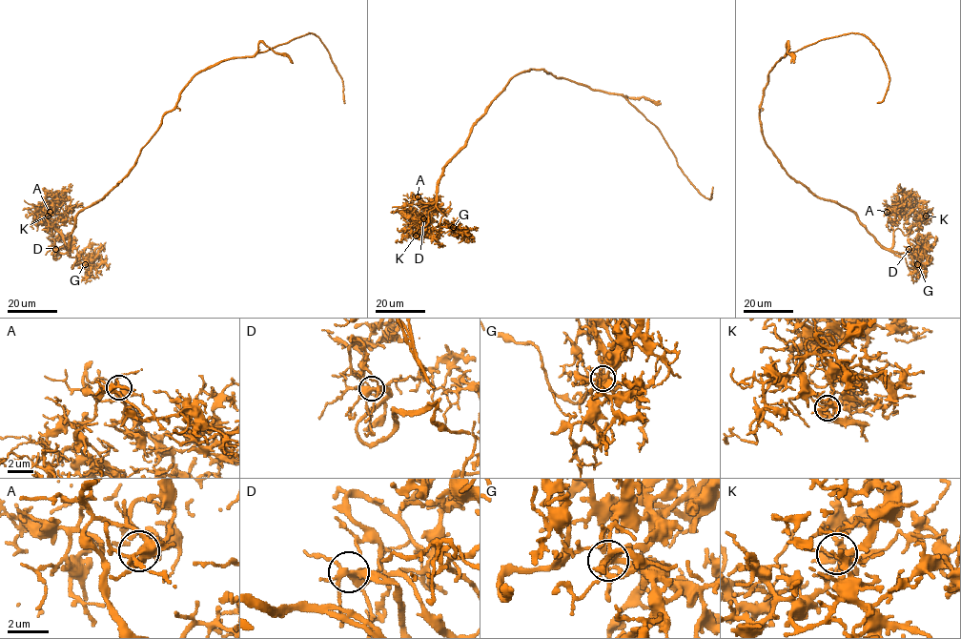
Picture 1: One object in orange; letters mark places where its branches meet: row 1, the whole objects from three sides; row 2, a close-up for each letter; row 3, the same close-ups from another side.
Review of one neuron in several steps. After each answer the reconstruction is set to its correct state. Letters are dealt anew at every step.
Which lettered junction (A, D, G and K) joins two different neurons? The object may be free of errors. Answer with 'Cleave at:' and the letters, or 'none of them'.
Cleave at: none of them

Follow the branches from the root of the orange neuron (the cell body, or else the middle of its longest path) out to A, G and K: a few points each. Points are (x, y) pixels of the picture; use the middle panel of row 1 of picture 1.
A: (528, 71), (508, 82), (473, 127), (466, 144), (443, 167), (436, 200), (423, 203), (413, 198), (418, 196)
G: (528, 71), (508, 82), (473, 127), (466, 144), (443, 167), (436, 206), (443, 215), (439, 225), (453, 228)
K: (528, 71), (508, 82), (443, 167), (436, 200), (419, 211), (416, 236)

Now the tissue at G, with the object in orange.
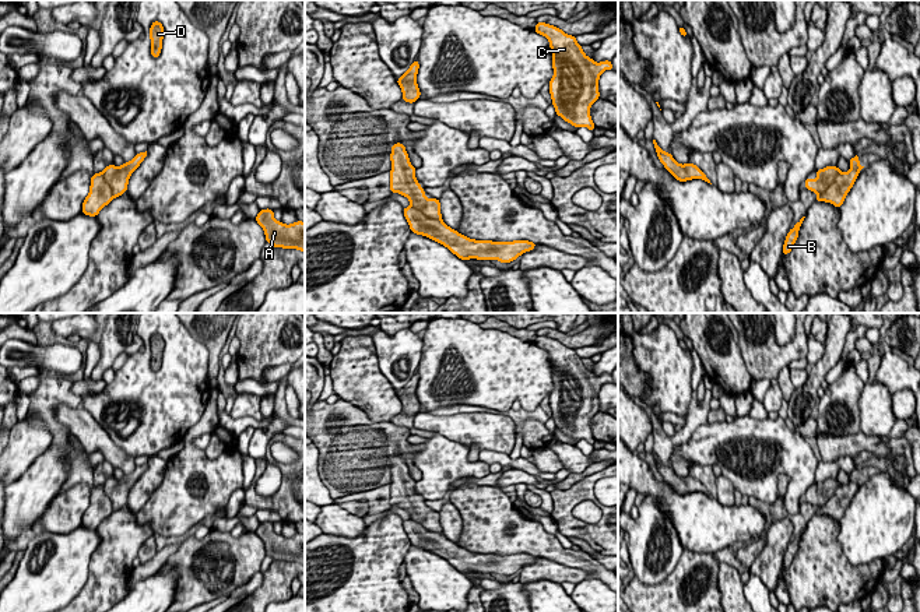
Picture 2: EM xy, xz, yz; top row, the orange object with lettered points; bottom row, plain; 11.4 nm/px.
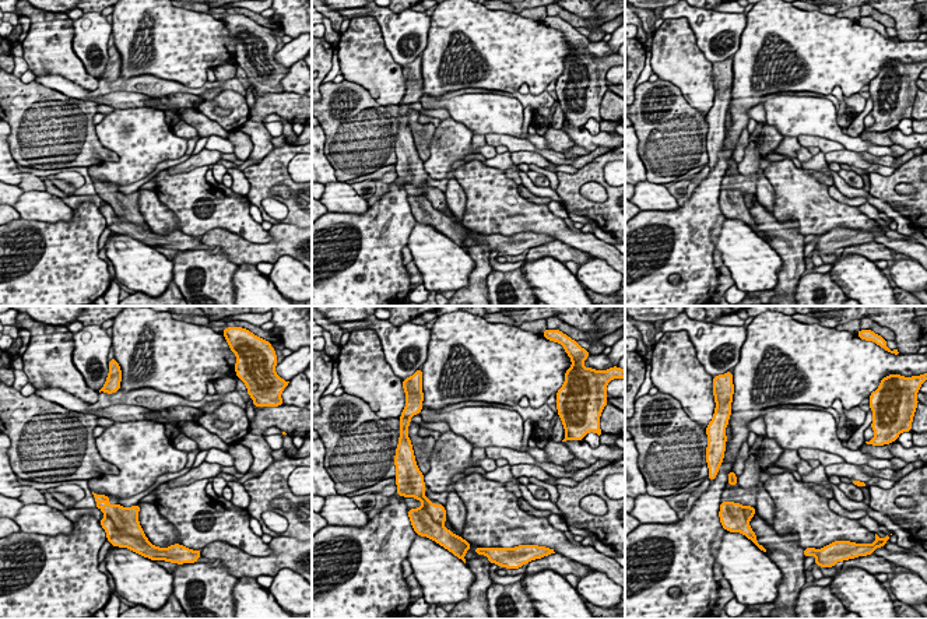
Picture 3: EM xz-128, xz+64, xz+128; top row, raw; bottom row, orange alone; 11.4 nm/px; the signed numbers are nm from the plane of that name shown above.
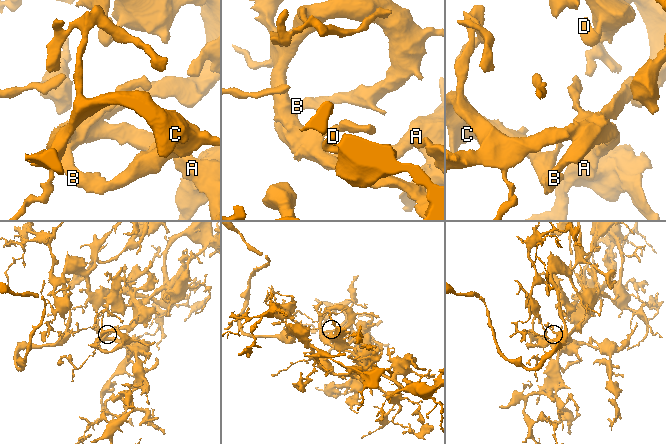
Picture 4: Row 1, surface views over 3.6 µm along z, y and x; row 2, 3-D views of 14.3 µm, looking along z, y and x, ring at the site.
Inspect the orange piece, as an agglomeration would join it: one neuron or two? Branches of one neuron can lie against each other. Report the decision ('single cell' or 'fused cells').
single cell

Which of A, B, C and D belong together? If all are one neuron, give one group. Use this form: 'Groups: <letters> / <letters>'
Groups: A B C D

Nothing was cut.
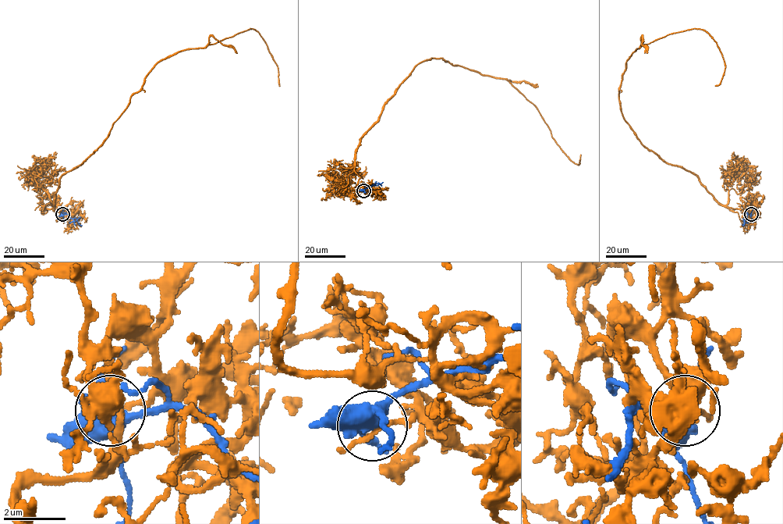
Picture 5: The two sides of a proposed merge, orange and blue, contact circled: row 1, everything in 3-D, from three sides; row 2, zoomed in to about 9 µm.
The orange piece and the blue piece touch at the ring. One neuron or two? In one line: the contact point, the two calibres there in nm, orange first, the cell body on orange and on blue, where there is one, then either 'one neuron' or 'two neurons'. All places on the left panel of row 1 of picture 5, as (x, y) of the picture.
place (62, 214); calibres 130 and 440 nm; soma orange none; soma blue none; two neurons

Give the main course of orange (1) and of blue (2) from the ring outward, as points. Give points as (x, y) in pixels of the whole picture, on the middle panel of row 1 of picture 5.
1: (363, 190), (354, 169), (359, 139), (431, 58), (505, 79), (566, 155), (579, 164), (581, 155)
2: (363, 190), (383, 182)

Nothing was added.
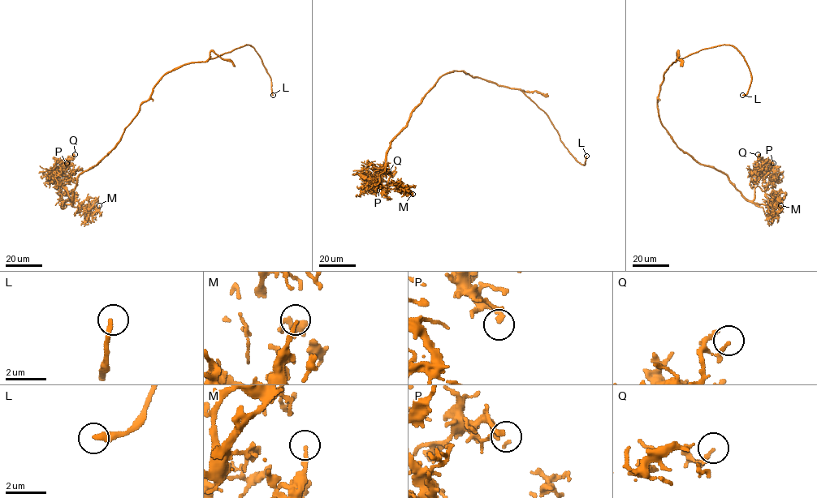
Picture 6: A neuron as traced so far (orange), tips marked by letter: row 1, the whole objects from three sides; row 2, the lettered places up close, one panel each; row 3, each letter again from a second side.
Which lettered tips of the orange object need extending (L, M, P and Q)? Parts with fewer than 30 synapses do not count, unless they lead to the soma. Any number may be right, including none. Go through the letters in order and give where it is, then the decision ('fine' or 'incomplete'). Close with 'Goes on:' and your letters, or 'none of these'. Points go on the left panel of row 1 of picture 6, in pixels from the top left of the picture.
L: at (273, 95); incomplete
M: at (99, 205); fine
P: at (67, 163); fine
Q: at (75, 154); fine
Goes on: L

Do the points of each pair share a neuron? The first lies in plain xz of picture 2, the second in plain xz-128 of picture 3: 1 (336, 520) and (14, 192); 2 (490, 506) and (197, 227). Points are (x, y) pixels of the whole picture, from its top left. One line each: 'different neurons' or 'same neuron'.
1: different neurons
2: same neuron

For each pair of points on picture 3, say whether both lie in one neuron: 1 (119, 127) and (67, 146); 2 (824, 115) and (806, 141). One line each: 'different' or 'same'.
1: different
2: different

